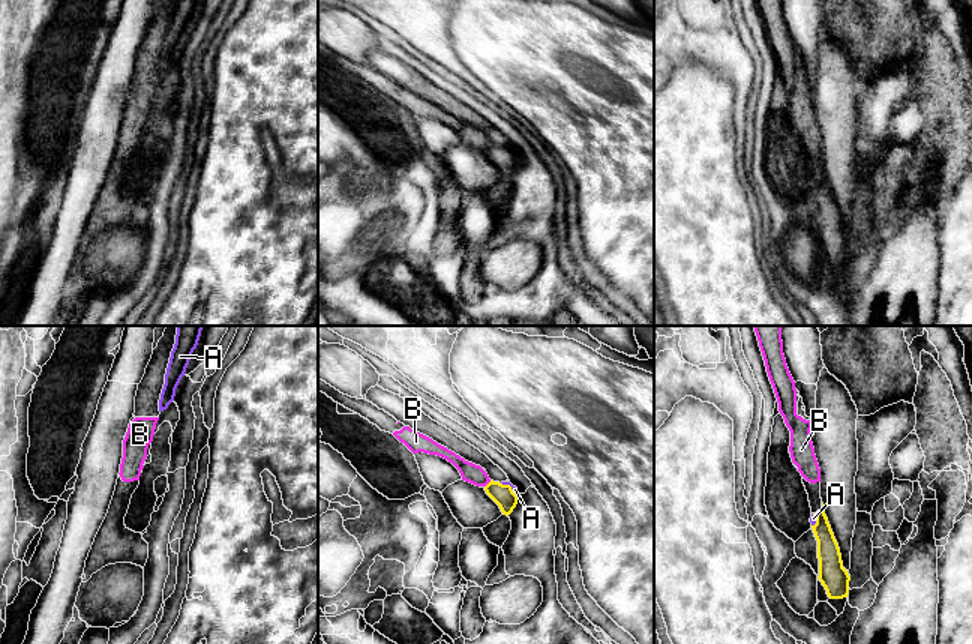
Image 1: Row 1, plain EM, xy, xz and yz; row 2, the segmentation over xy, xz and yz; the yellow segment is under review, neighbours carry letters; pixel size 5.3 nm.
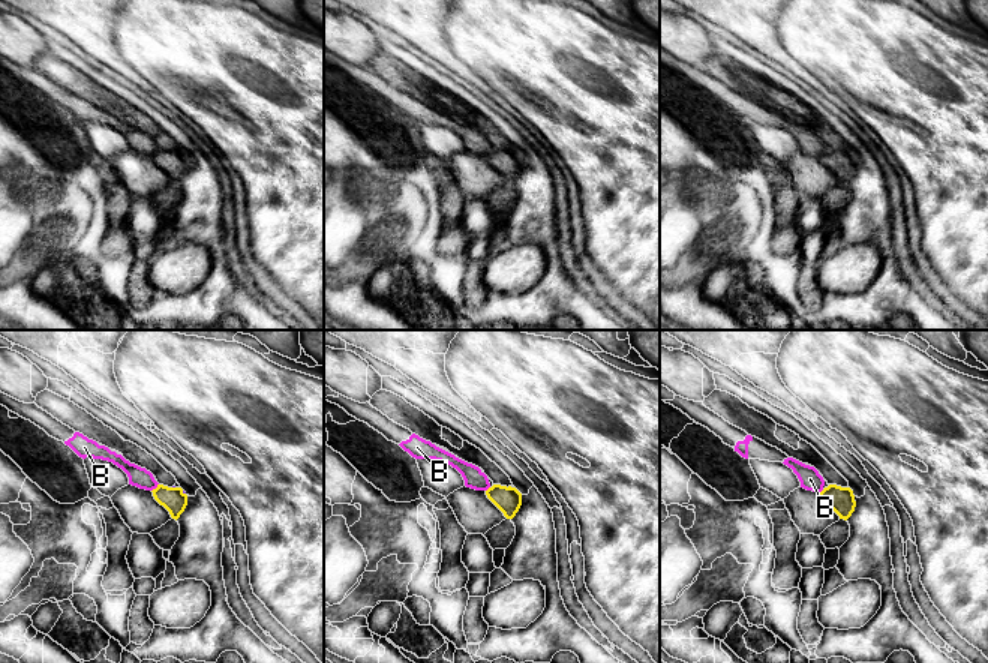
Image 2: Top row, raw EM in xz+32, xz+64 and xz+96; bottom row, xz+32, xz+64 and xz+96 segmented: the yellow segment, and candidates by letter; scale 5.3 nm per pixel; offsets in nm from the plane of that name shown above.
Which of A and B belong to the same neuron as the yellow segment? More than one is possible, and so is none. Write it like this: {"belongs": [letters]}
{"belongs": ["A"]}

